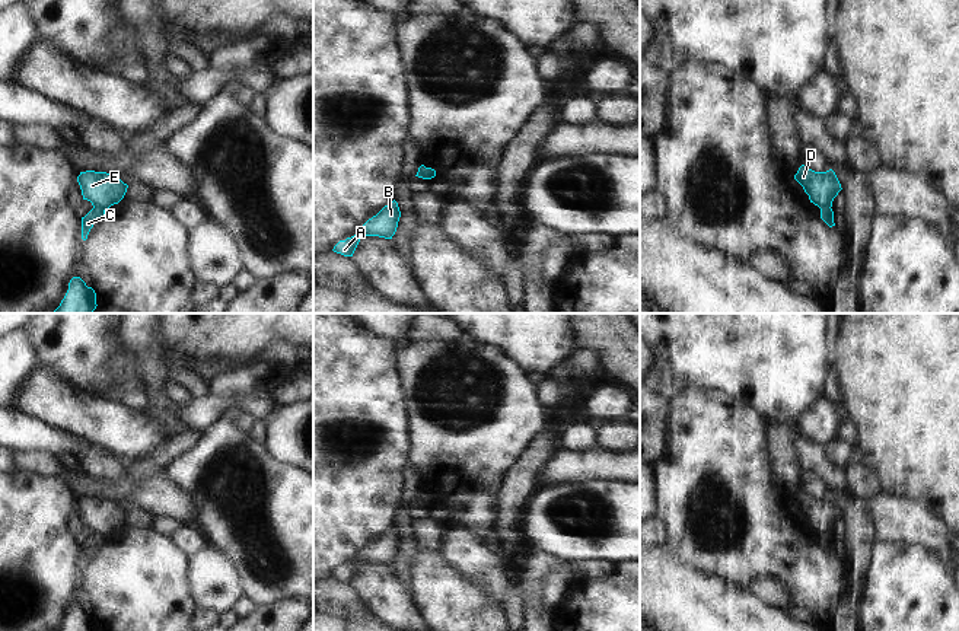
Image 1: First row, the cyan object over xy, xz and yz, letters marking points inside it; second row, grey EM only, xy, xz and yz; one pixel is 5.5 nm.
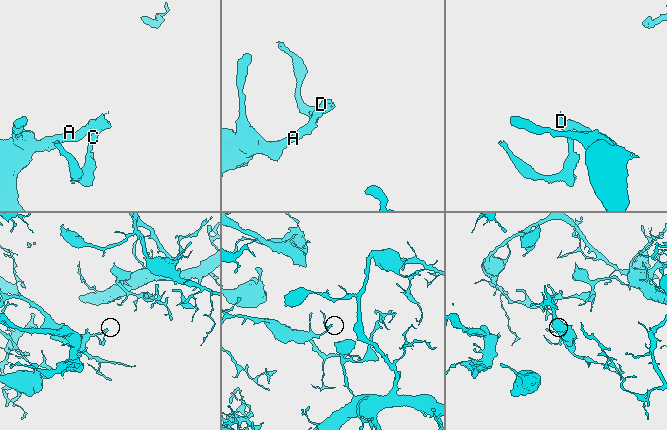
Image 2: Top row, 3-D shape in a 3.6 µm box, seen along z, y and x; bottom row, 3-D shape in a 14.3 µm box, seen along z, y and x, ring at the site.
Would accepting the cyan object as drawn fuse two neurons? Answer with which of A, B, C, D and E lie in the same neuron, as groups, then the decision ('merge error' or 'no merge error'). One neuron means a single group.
A B D E / C | merge error

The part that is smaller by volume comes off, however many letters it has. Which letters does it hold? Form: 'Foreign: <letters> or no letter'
Foreign: C

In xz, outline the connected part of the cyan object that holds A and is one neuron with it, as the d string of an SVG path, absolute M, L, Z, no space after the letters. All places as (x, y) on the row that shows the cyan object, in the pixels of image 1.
M394 200L388 205L385 205L376 216L369 219L354 236L347 238L345 240L340 240L332 251L344 256L353 256L363 236L392 239L396 232L399 217L401 211L398 203Z

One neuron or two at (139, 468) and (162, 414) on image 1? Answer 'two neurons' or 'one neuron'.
two neurons

